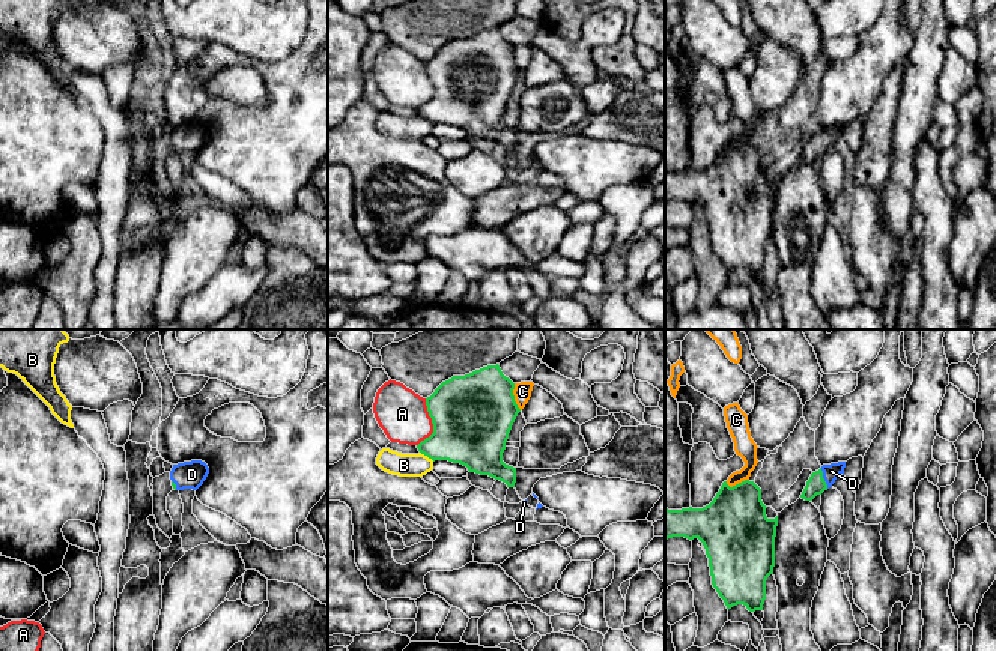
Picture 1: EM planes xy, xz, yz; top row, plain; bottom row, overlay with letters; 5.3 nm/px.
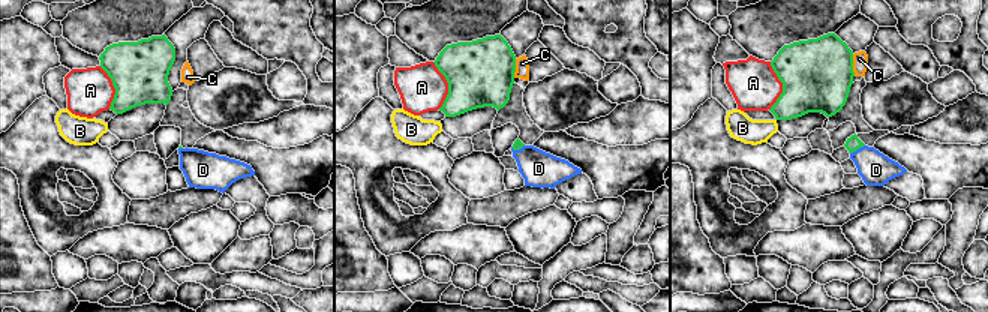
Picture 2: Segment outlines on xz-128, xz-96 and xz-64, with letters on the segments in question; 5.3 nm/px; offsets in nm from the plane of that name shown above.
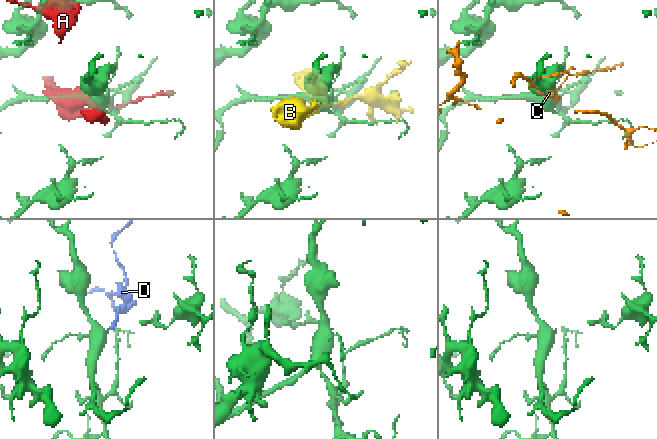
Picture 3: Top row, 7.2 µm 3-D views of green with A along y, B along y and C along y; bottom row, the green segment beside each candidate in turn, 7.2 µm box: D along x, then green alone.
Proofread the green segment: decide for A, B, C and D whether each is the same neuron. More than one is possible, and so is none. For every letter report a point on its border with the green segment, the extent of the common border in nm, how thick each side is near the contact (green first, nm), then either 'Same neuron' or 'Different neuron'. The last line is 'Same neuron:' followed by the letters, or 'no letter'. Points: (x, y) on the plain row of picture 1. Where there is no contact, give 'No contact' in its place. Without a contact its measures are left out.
A: Touches green at xz (432, 86). Shared border 260 nm. Thickness 420 nm (green) against 260 nm. Different neuron
B: Touches green at xz (428, 119). Shared border 90 nm. Thickness 360 nm (green) against 130 nm. Different neuron
C: Touches green at xz (513, 60). Shared border 150 nm. Thickness 420 nm (green) against 100 nm. Different neuron
D: Touches green at yz (823, 142). Shared border 120 nm. Thickness 100 nm (green) against 80 nm. Same neuron
Same neuron: D

